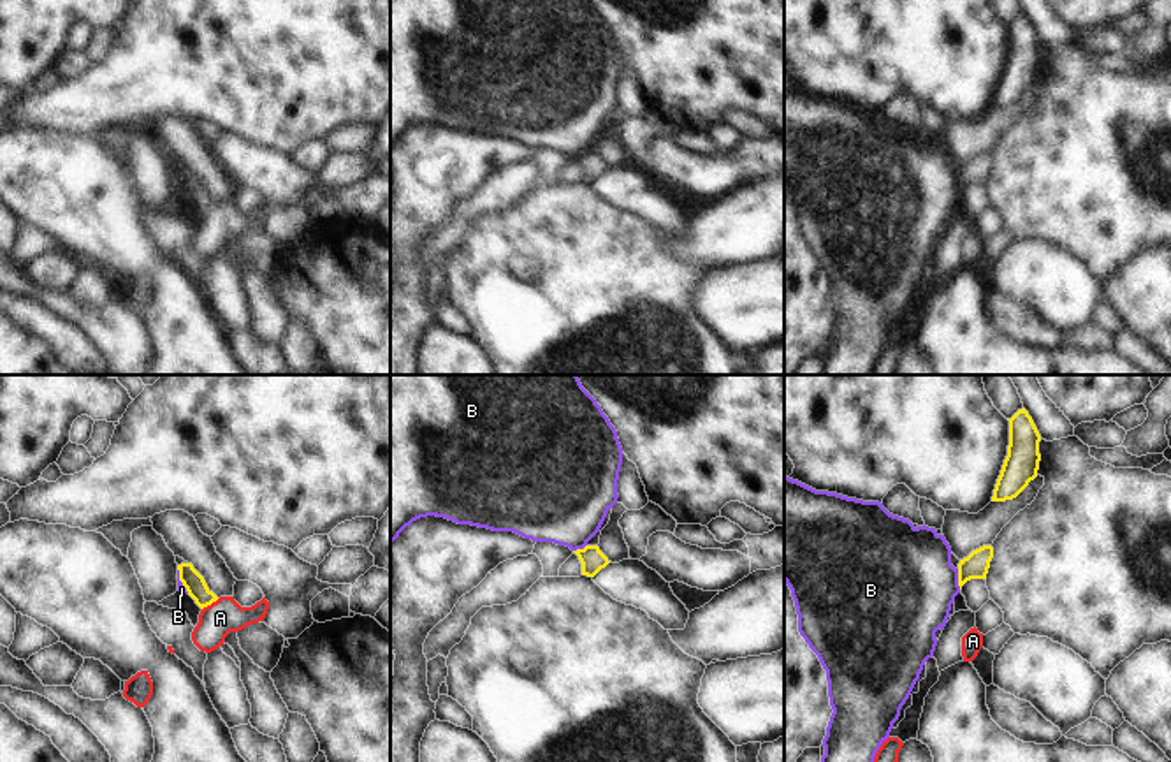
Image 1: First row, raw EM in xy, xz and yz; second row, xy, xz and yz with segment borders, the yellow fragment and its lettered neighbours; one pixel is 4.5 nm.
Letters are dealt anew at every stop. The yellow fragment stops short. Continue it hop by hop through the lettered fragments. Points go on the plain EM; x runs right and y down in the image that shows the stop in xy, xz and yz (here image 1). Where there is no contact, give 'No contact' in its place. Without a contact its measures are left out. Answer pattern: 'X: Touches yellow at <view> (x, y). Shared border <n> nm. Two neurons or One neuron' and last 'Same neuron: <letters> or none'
A: Touches yellow at xy (210, 210). Shared border 90 nm. One neuron
B: Touches yellow at yz (959, 185). Shared border 100 nm. Two neurons
Same neuron: A.

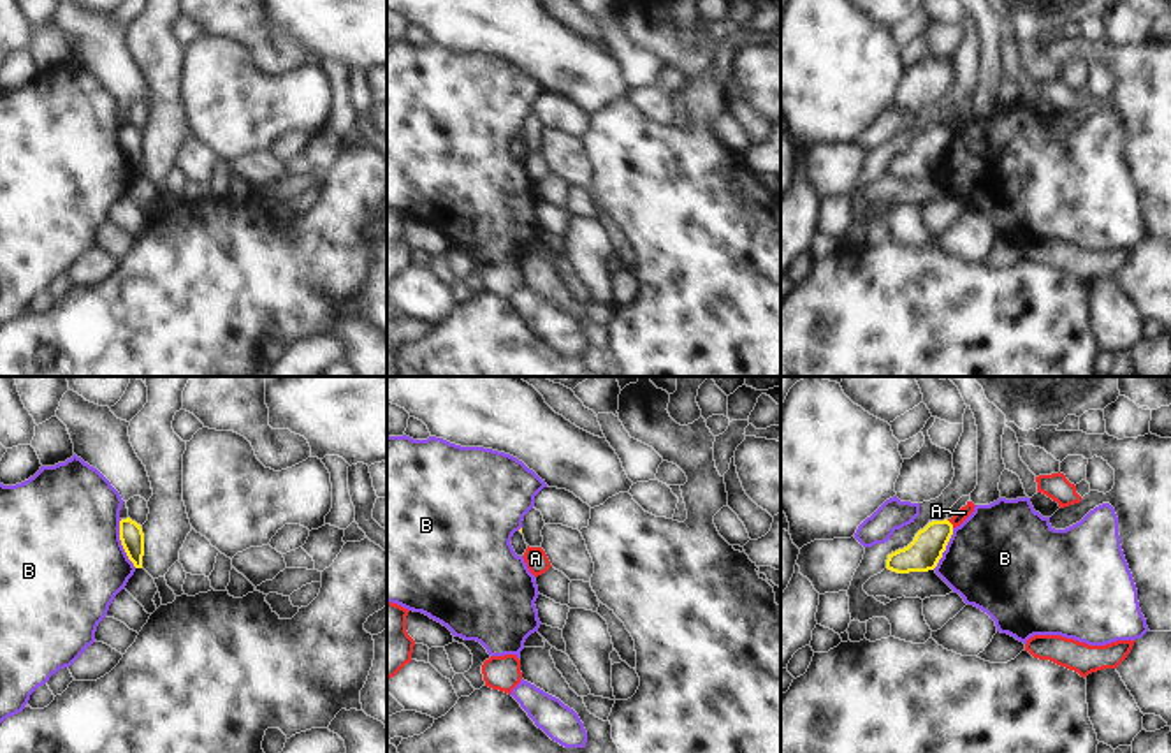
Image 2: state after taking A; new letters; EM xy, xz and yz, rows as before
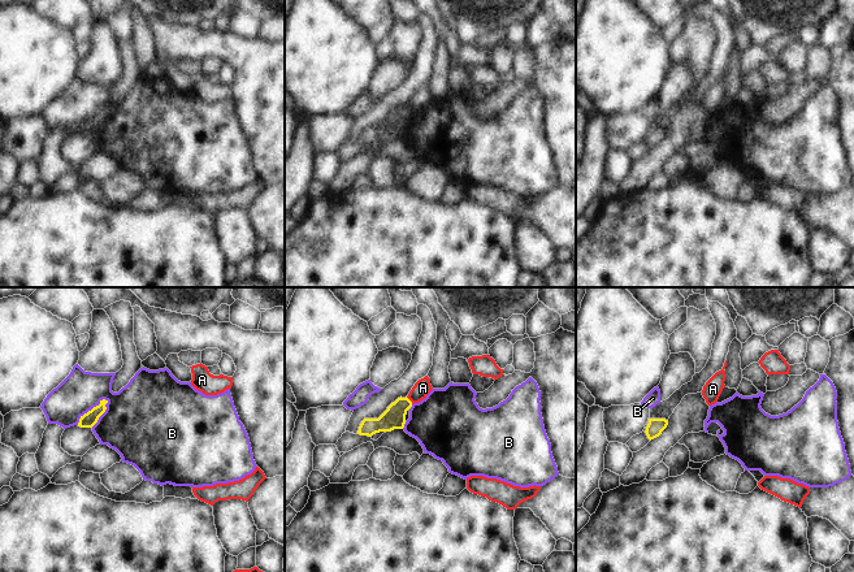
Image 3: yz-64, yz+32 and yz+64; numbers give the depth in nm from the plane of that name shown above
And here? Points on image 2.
A: Touches yellow at yz (950, 129). Shared border 50 nm. Two neurons
B: Touches yellow at xy (122, 150). Shared border 240 nm. Two neurons
Same neuron: none.

